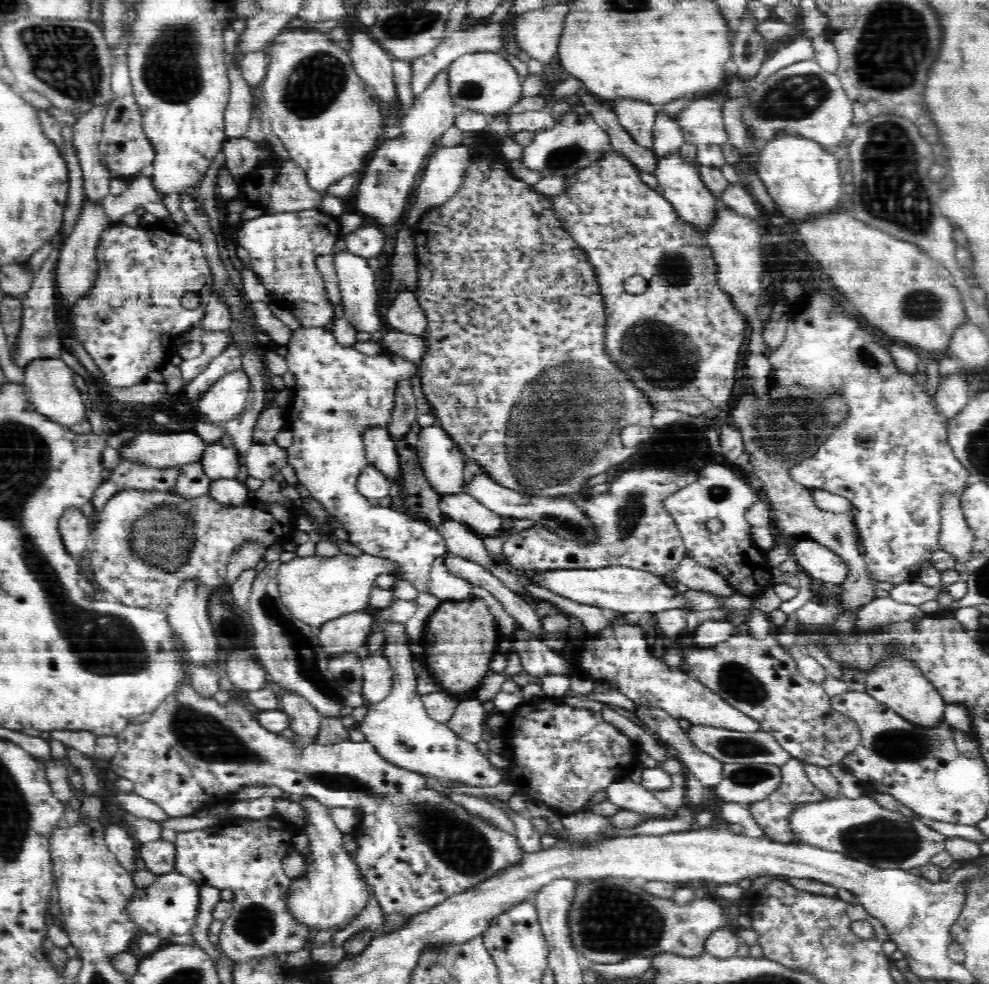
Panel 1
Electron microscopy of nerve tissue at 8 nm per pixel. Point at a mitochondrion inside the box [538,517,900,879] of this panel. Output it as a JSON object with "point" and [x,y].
{"point":[737,681]}

